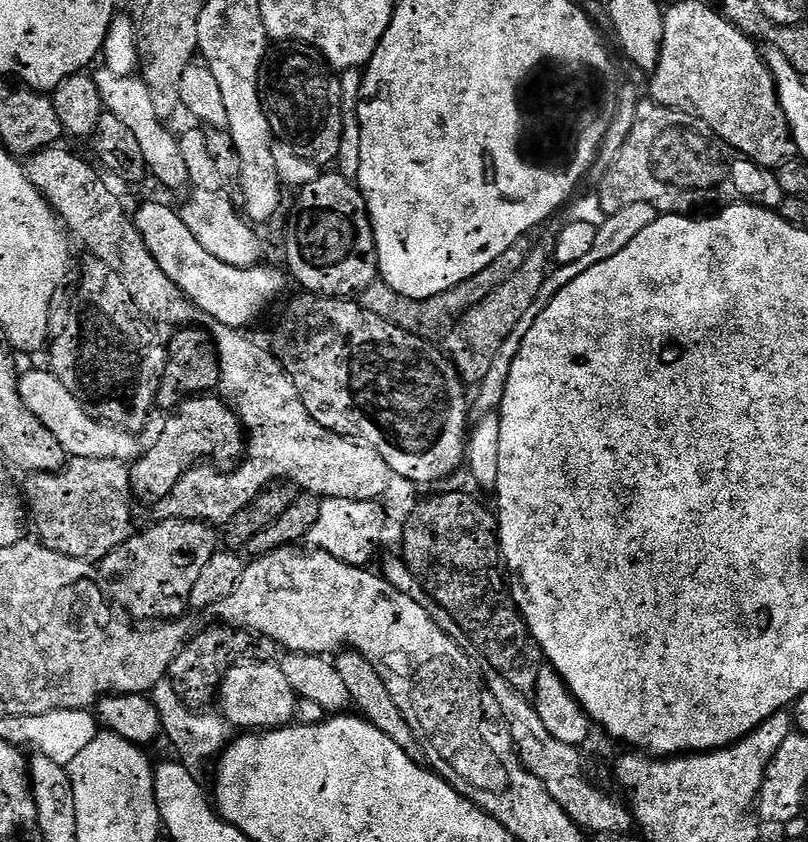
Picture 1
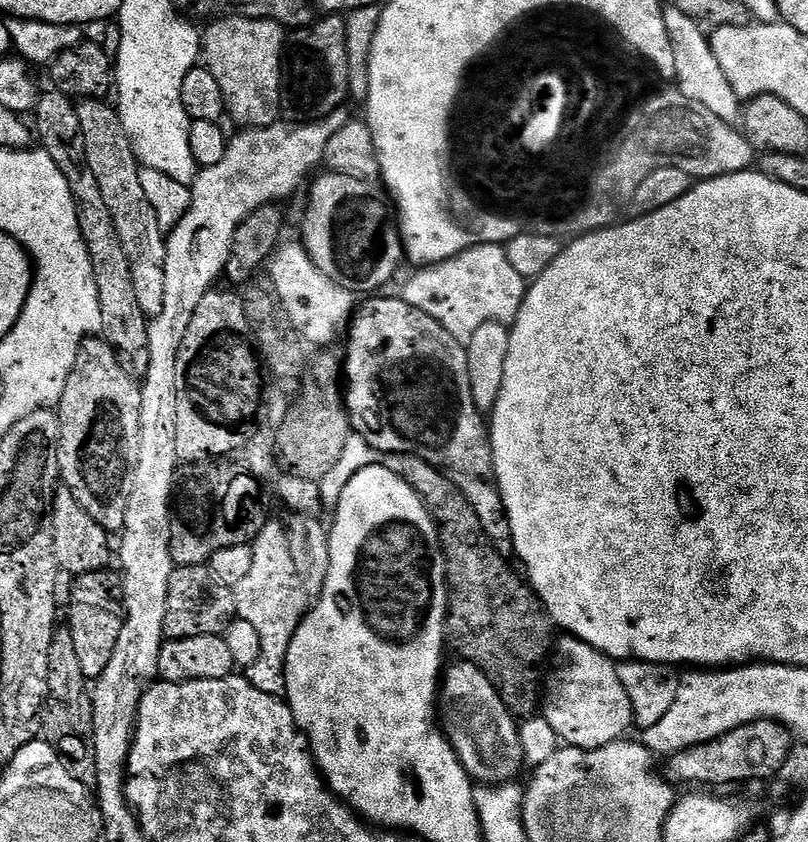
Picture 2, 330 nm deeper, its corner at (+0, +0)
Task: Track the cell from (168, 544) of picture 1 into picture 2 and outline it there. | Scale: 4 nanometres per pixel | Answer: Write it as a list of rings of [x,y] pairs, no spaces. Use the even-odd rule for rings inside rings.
[[[91,575],[79,577],[78,584],[84,588],[76,588],[72,592],[72,605],[68,608],[66,626],[74,638],[74,651],[78,654],[78,663],[82,666],[82,674],[89,682],[95,682],[110,666],[110,658],[114,655],[114,646],[118,646],[118,634],[124,625],[122,604],[112,597],[112,584],[107,575]]]

